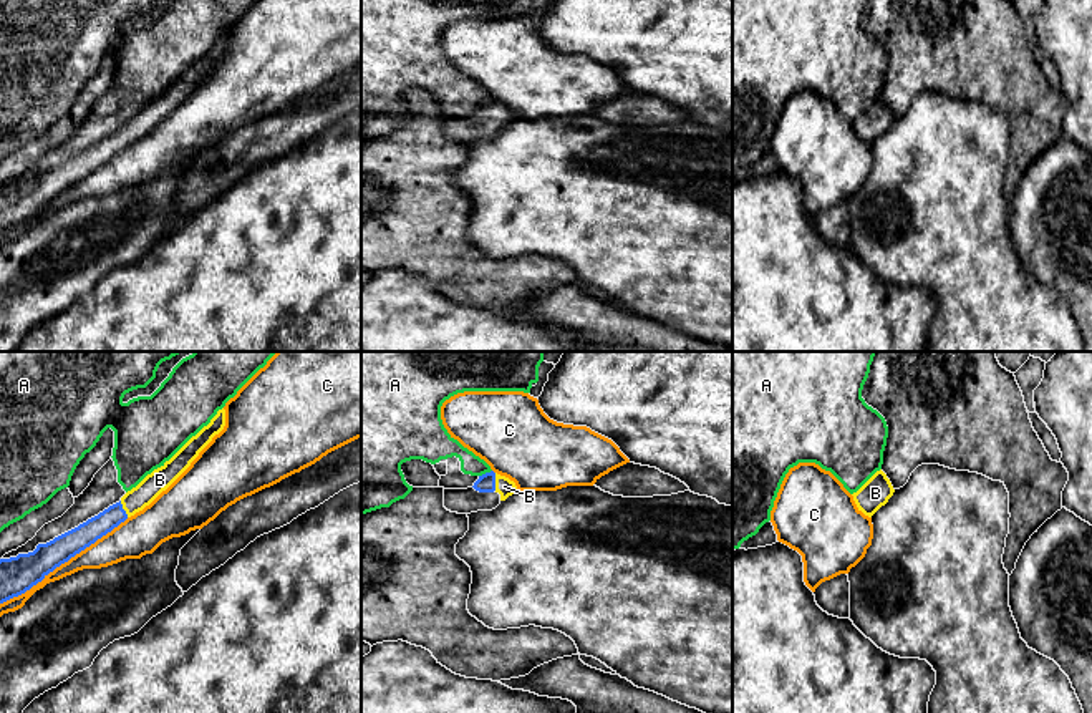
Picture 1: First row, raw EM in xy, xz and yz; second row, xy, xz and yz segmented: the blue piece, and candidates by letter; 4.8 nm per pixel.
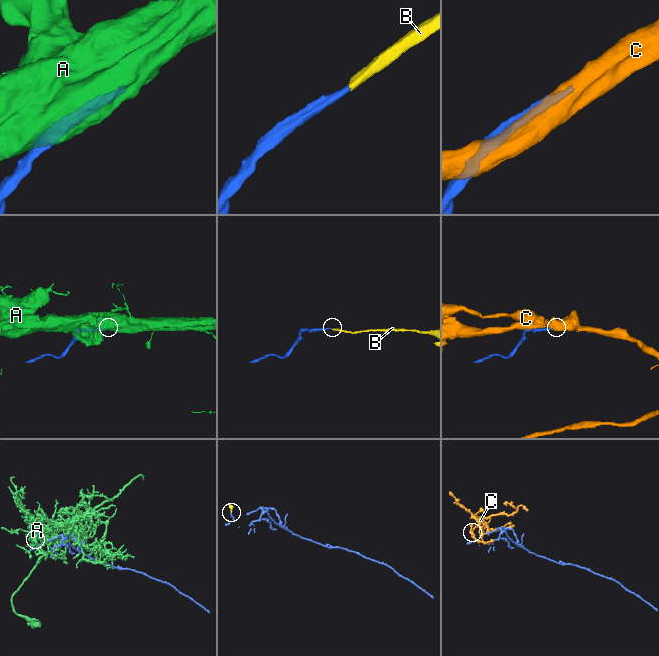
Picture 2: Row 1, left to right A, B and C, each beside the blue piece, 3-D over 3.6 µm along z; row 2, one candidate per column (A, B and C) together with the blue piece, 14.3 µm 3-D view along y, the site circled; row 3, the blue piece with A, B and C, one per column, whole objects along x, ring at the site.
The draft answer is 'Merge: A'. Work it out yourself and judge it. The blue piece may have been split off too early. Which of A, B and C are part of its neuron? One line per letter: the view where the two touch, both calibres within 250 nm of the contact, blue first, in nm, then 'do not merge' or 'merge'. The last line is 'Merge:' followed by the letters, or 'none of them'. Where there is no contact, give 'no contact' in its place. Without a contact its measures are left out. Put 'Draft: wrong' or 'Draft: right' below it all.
A: xz | 90/120 nm | do not merge
B: xz | 90/90 nm | merge
C: xy | 180/150 nm | do not merge
Merge: B
Draft: wrong

